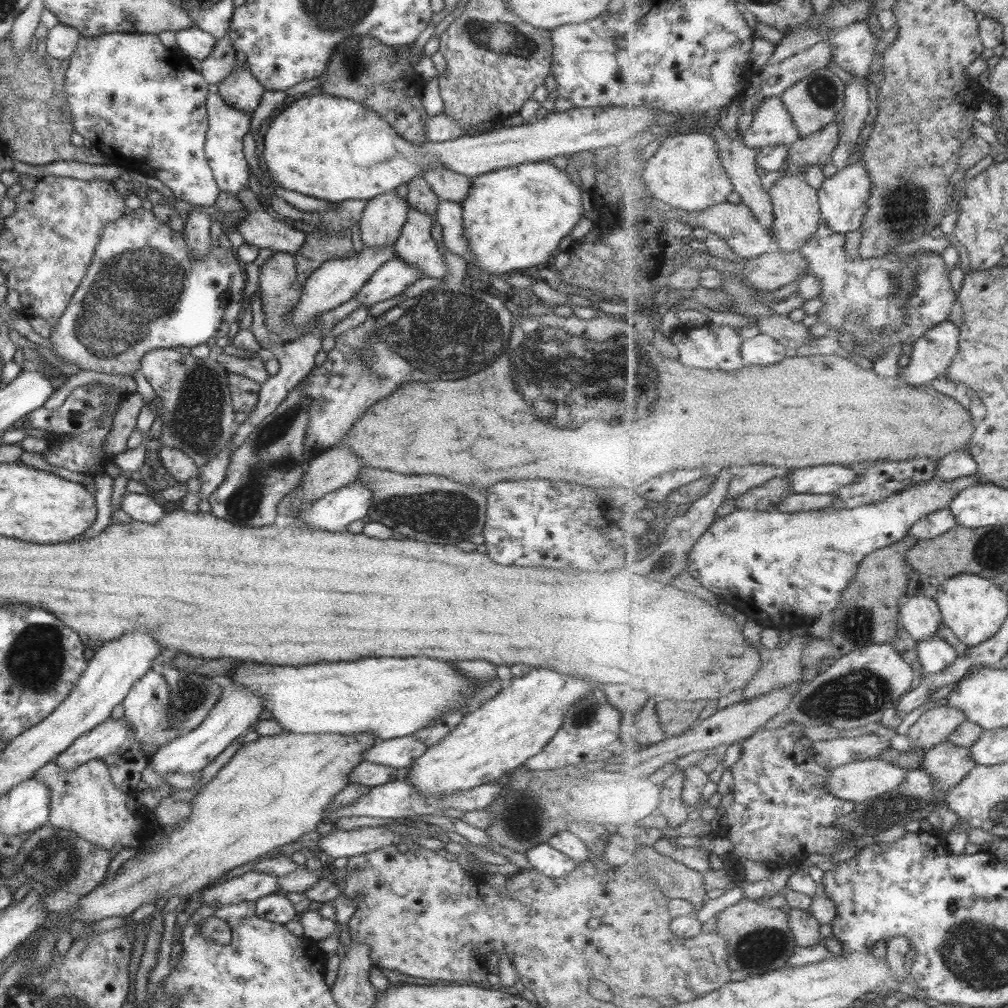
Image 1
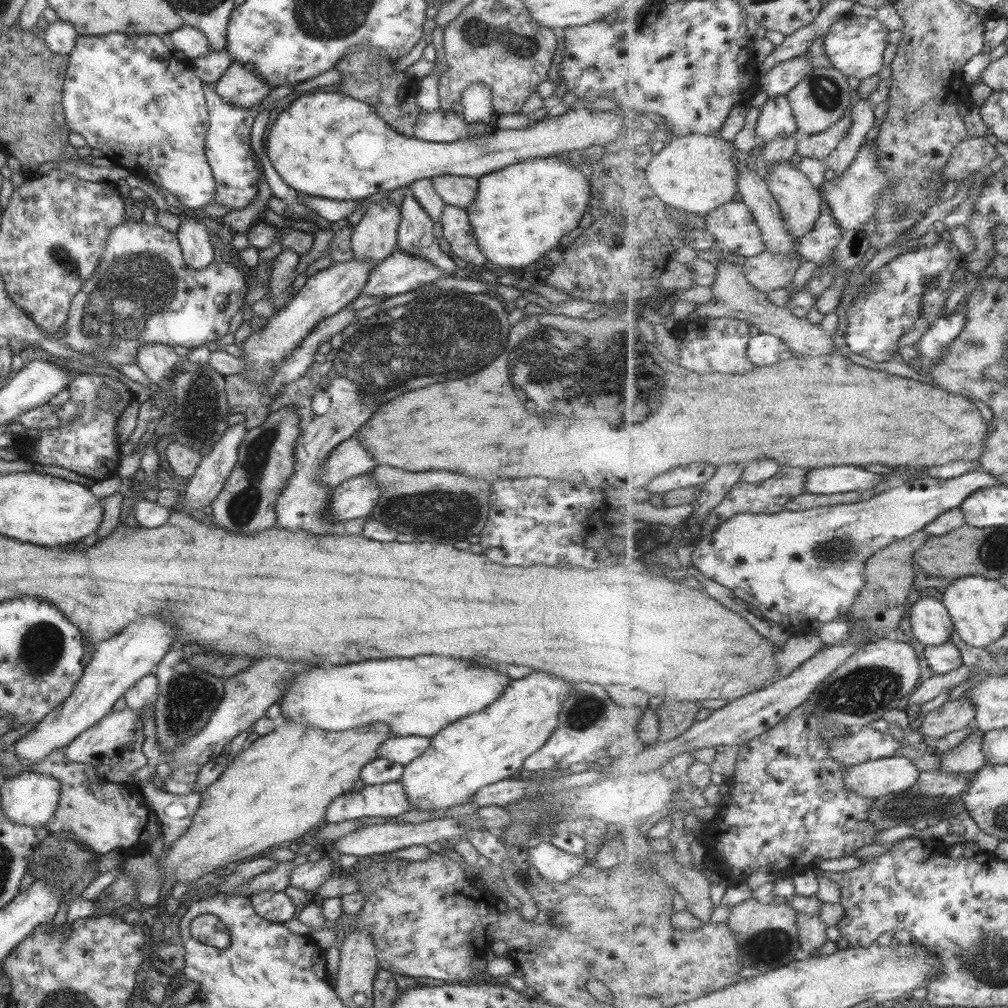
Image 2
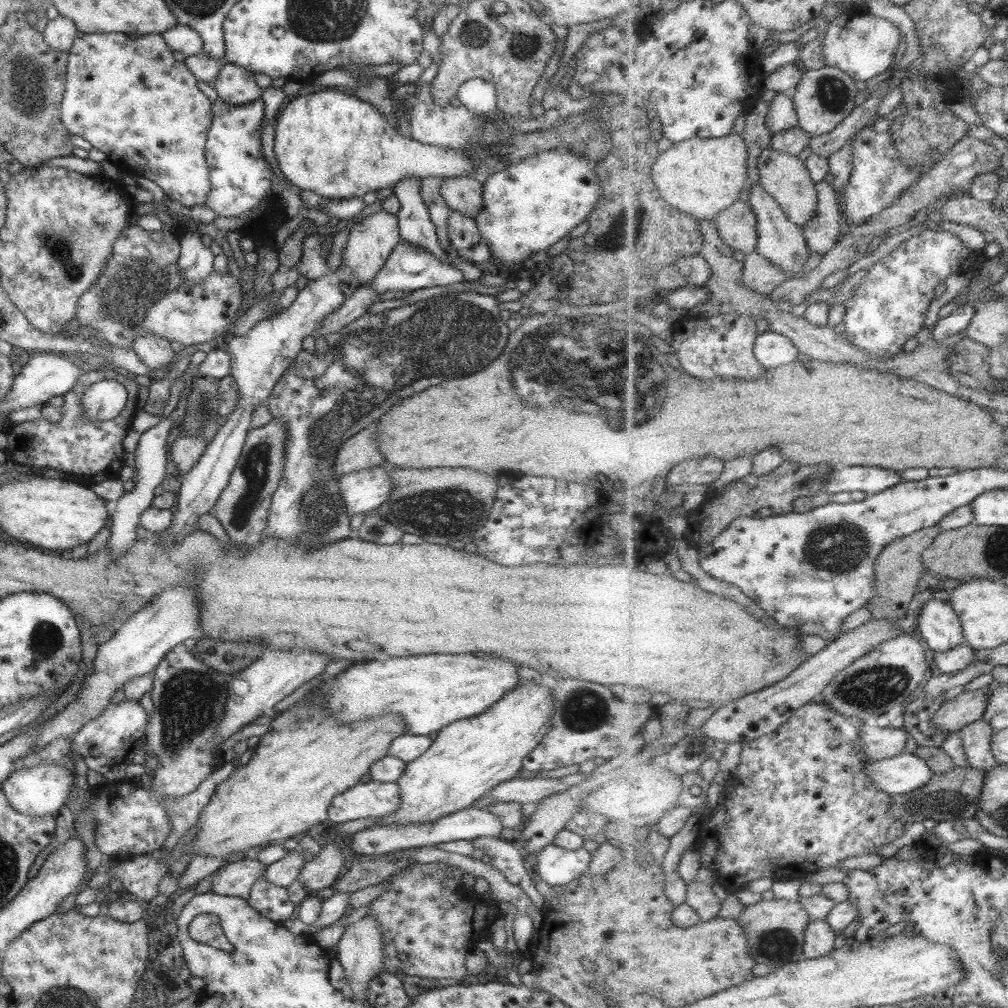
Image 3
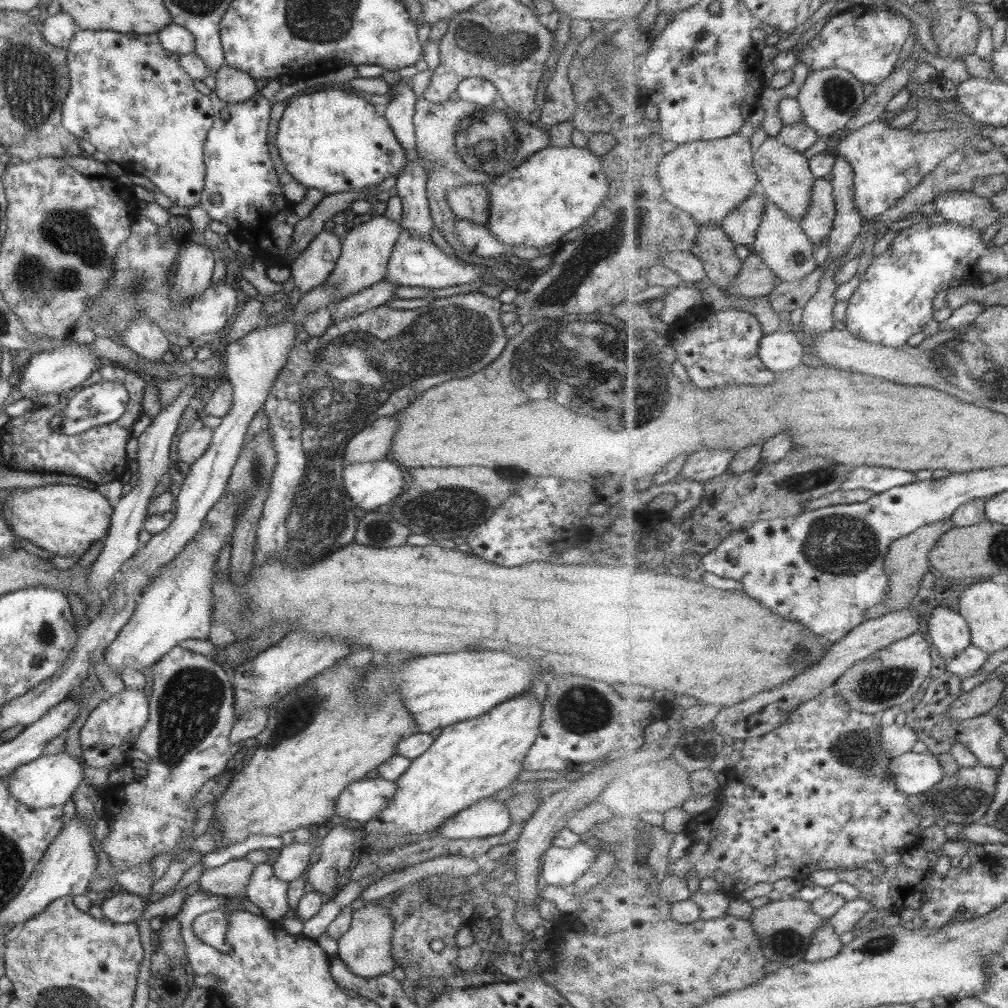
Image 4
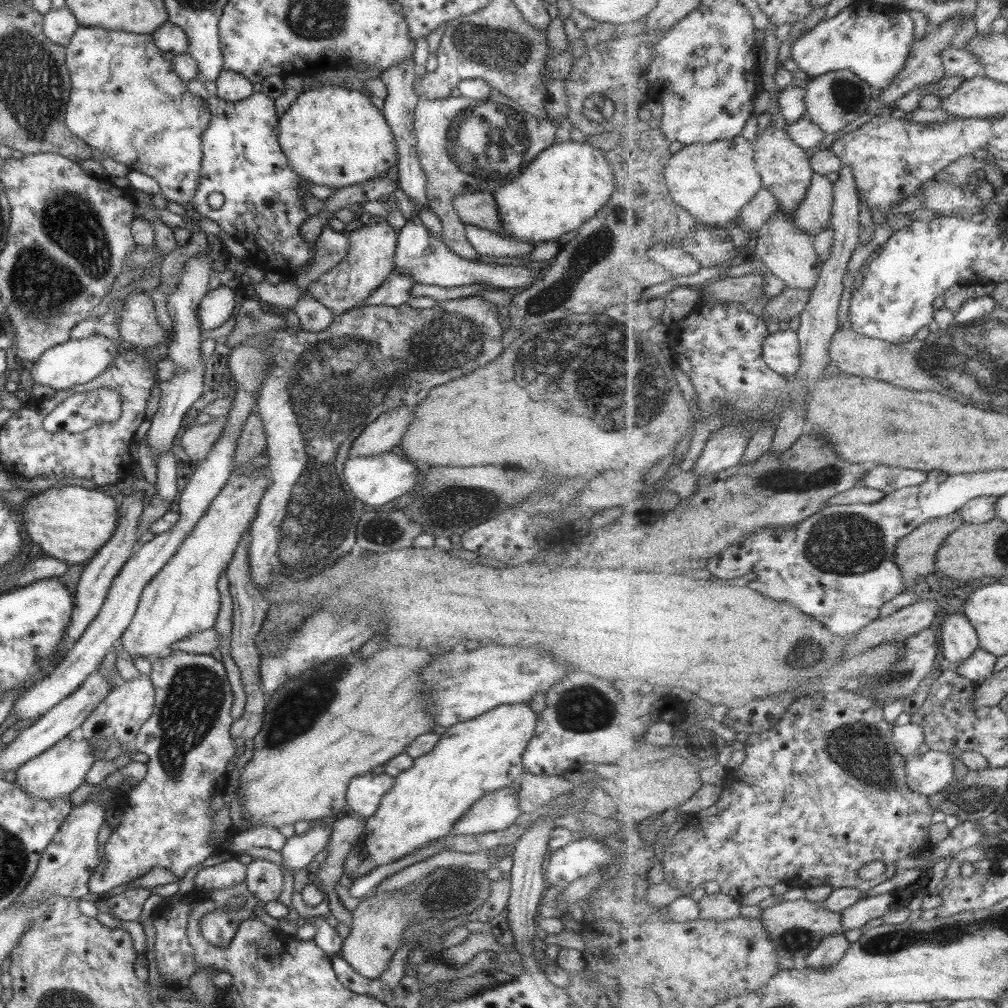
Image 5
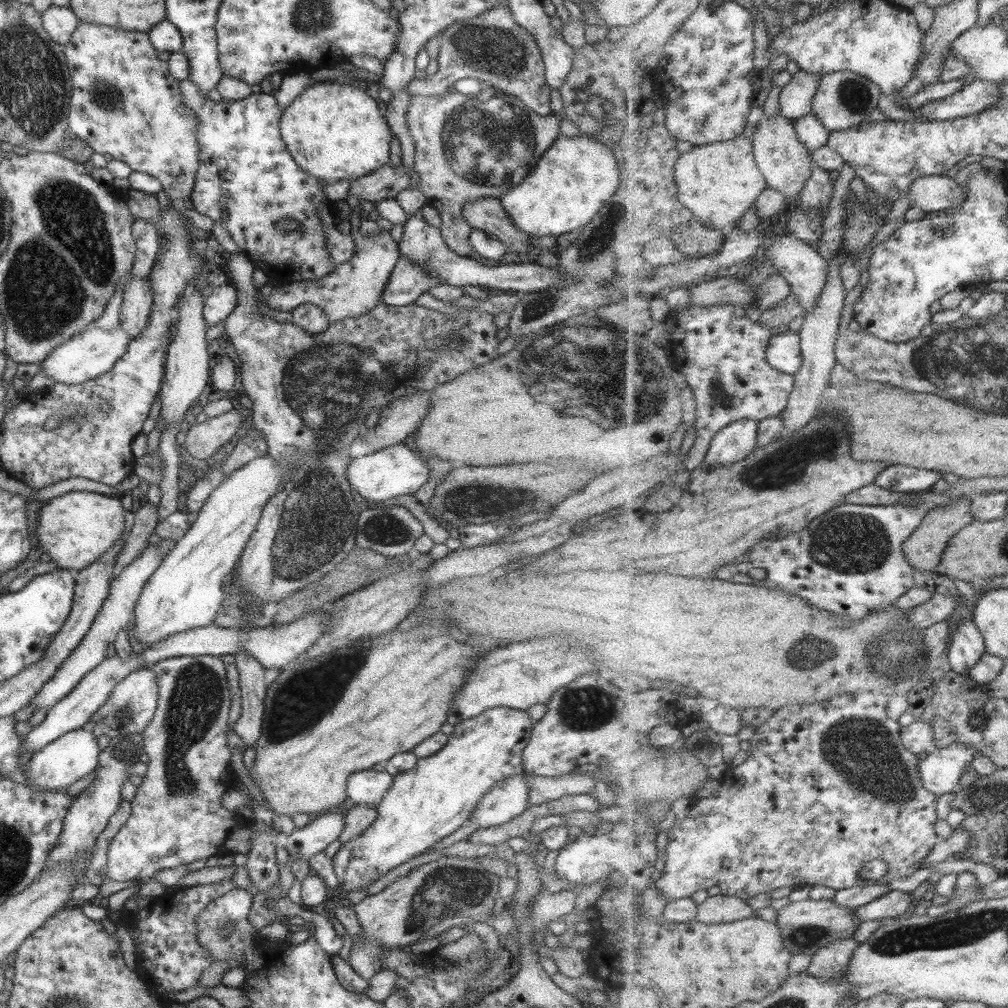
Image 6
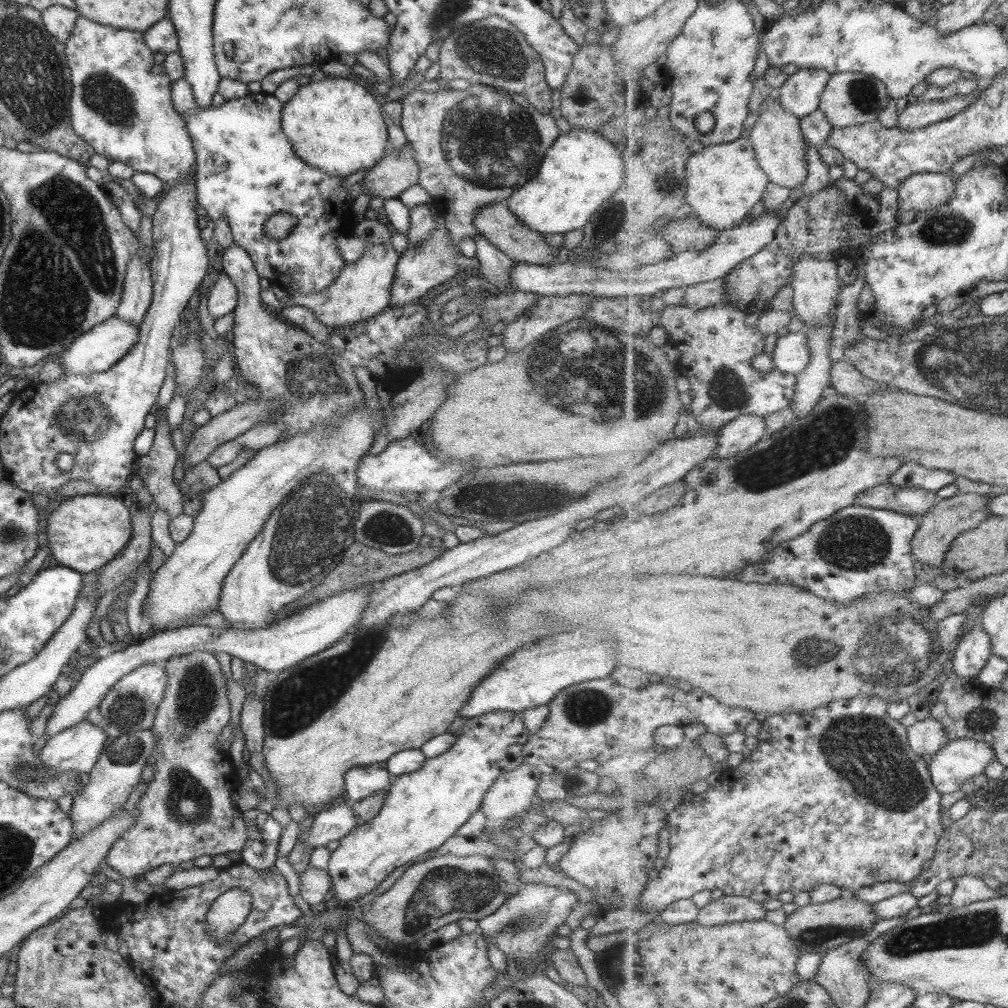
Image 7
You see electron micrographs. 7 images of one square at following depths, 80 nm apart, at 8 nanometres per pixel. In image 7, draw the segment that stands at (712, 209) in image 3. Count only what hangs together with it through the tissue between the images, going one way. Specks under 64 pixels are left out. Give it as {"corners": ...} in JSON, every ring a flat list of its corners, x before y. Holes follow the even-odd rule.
{"corners":[[742,137,696,152,686,166,686,173,687,203,703,224,718,231,739,227,748,218,753,206,763,201,763,195,771,183,759,164,751,139]]}

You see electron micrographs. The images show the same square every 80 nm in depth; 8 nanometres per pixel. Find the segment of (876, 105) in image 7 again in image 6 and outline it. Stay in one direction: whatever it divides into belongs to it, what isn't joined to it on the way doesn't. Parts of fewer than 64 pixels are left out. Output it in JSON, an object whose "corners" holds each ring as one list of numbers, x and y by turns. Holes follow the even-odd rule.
{"corners":[[853,71,822,73,818,89,813,97,813,110,818,119,831,131,843,130,865,122,865,118,877,110,882,88,867,76]]}

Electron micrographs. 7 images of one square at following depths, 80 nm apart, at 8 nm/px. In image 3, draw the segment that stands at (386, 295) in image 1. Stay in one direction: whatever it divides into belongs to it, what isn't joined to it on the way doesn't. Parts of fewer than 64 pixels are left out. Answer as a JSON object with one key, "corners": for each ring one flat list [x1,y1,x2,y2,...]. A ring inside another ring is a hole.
{"corners":[[401,240,395,245,393,251,385,259,385,264,369,282,369,287,376,294,387,292,387,290,395,290,395,292,410,293,412,290,417,290,425,287,433,286,451,286,455,283,463,283,463,276,451,264,437,260,432,254,427,253,423,248,415,245,409,245]]}

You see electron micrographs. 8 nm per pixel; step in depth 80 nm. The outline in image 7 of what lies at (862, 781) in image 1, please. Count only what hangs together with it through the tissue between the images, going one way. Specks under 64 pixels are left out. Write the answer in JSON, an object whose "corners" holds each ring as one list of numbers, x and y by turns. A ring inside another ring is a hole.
{"corners":[[957,738,932,756,929,772,941,794,953,794,953,791,962,790,969,779,982,775,993,760,997,760,997,753,989,743]]}

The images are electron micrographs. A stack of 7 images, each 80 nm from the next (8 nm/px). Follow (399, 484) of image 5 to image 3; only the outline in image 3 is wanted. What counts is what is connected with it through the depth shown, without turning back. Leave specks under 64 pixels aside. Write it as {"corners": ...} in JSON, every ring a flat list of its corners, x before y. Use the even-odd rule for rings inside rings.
{"corners":[[380,466,361,468,338,478,339,496,348,516,375,510,391,493,390,480]]}

